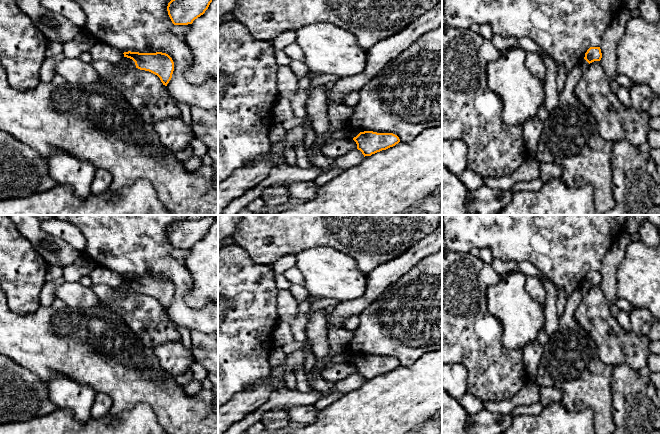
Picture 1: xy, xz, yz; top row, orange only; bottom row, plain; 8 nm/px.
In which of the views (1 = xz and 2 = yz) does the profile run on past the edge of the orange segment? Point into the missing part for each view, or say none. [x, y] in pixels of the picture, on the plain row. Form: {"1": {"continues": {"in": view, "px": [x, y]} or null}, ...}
{"1": {"continues": null}, "2": {"continues": null}}

